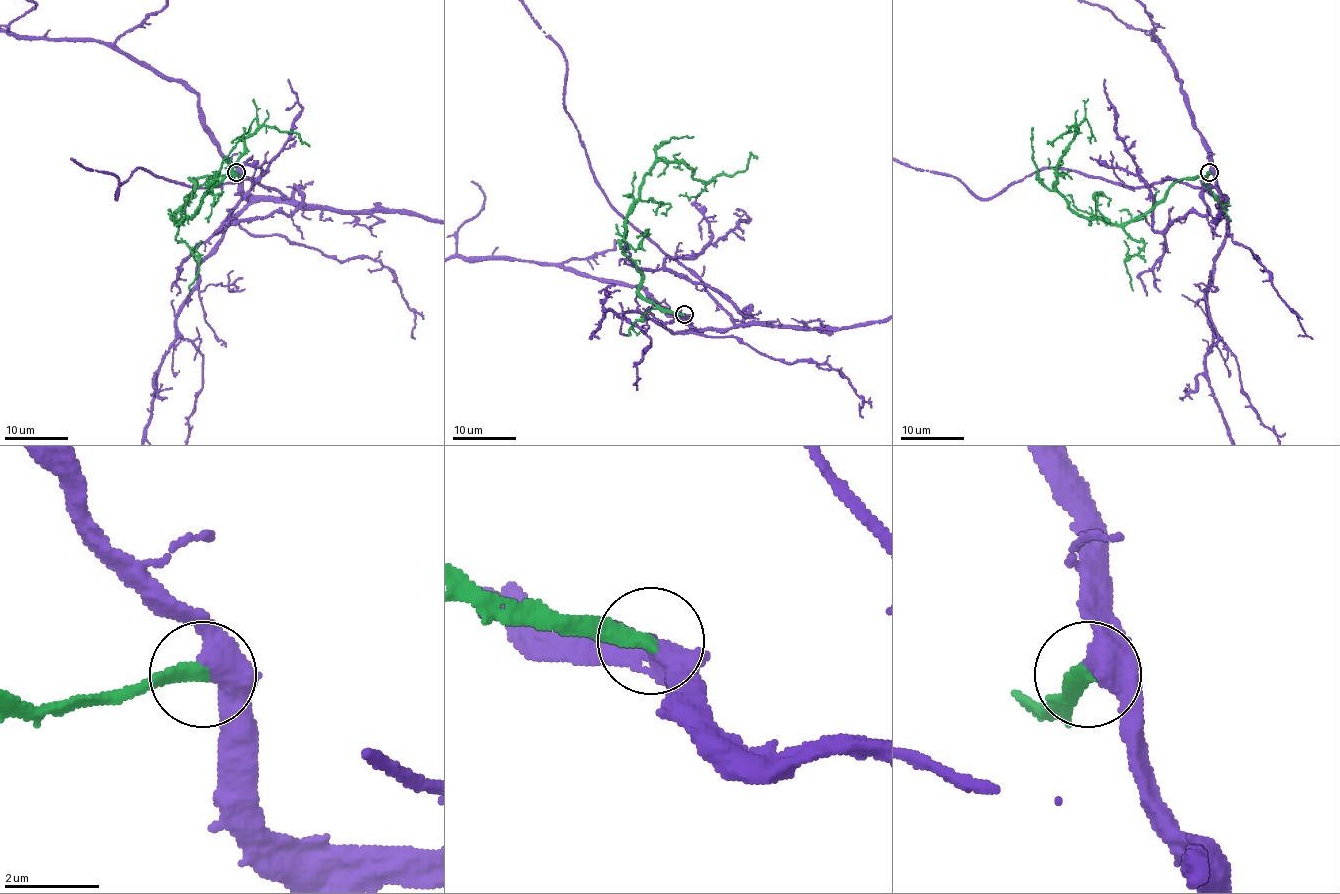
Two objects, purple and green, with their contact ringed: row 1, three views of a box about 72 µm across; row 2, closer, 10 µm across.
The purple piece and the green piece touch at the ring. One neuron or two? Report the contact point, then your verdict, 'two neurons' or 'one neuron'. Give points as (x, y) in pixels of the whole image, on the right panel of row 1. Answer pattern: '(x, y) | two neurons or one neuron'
(1209, 172) | one neuron

